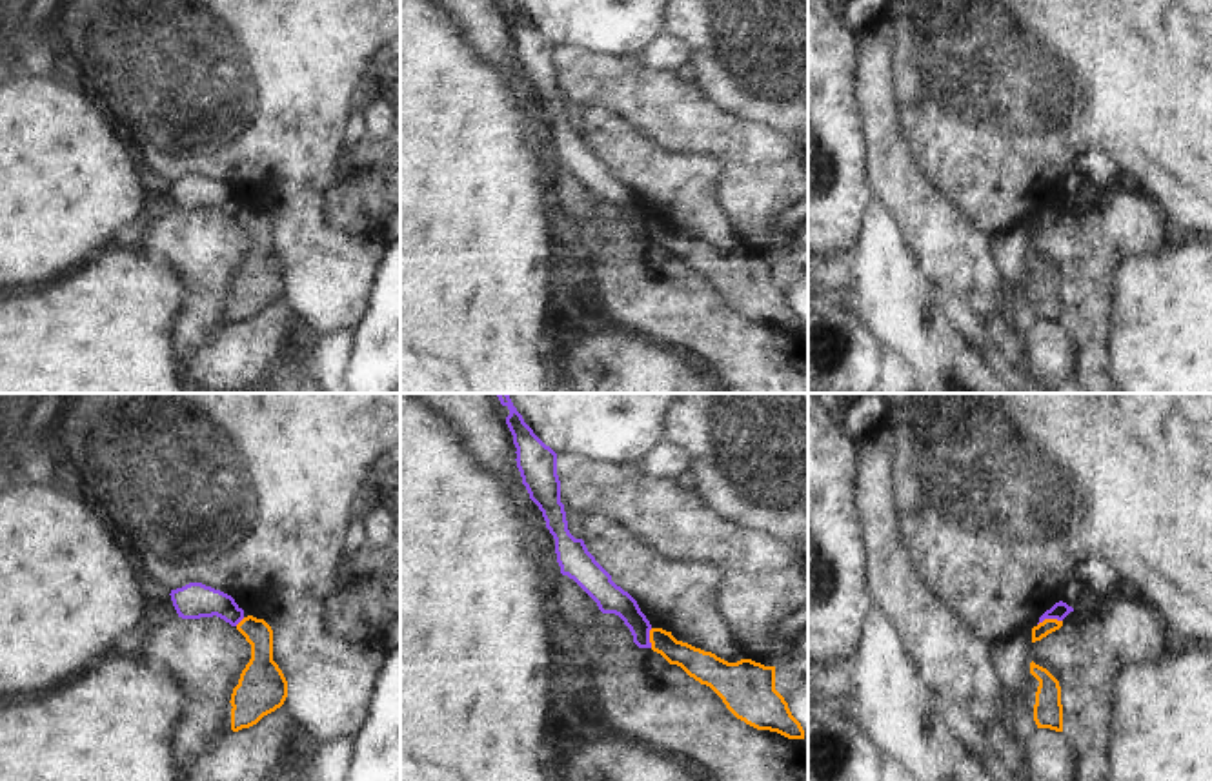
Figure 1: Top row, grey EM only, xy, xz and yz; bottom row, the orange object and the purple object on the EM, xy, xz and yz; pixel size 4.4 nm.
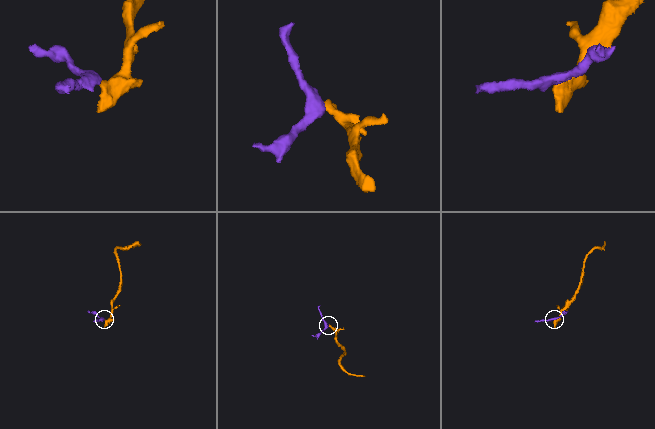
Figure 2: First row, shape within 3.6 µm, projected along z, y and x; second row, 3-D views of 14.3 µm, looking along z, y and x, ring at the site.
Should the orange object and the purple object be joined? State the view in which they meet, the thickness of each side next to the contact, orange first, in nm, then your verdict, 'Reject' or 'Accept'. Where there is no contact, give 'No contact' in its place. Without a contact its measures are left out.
Touches orange in yz. Thickness 70 nm (orange) against 80 nm. Reject

